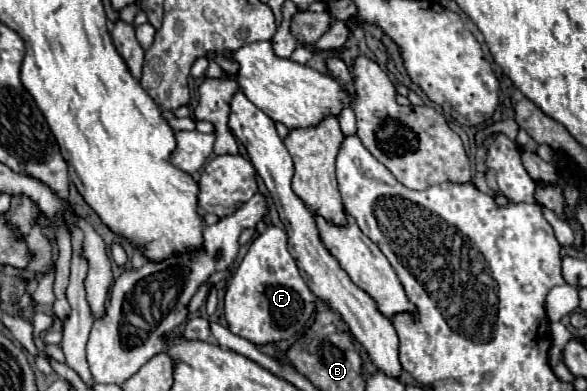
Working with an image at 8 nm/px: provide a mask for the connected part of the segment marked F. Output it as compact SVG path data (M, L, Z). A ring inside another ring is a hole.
M277 226L265 228L249 246L243 262L225 290L223 310L233 334L263 346L287 340L303 330L315 310L315 296L301 278L293 256L287 250L287 234Z

